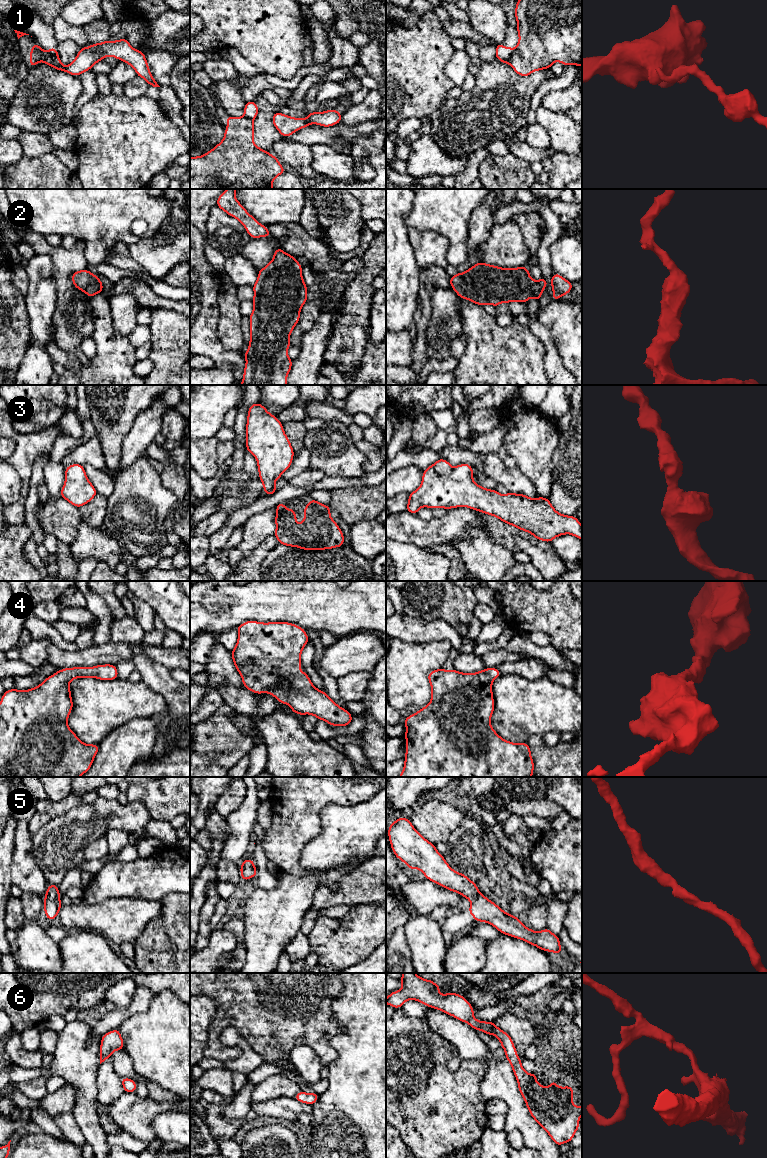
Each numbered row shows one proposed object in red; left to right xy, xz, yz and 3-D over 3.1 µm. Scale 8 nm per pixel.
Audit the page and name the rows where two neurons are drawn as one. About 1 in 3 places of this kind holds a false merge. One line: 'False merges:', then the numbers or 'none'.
False merges: 1

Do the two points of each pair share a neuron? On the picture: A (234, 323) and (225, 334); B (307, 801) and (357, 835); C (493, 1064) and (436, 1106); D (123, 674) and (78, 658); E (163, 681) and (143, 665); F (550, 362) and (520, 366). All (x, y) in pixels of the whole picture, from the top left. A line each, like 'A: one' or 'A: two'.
A: one
B: two
C: two
D: two
E: one
F: two

